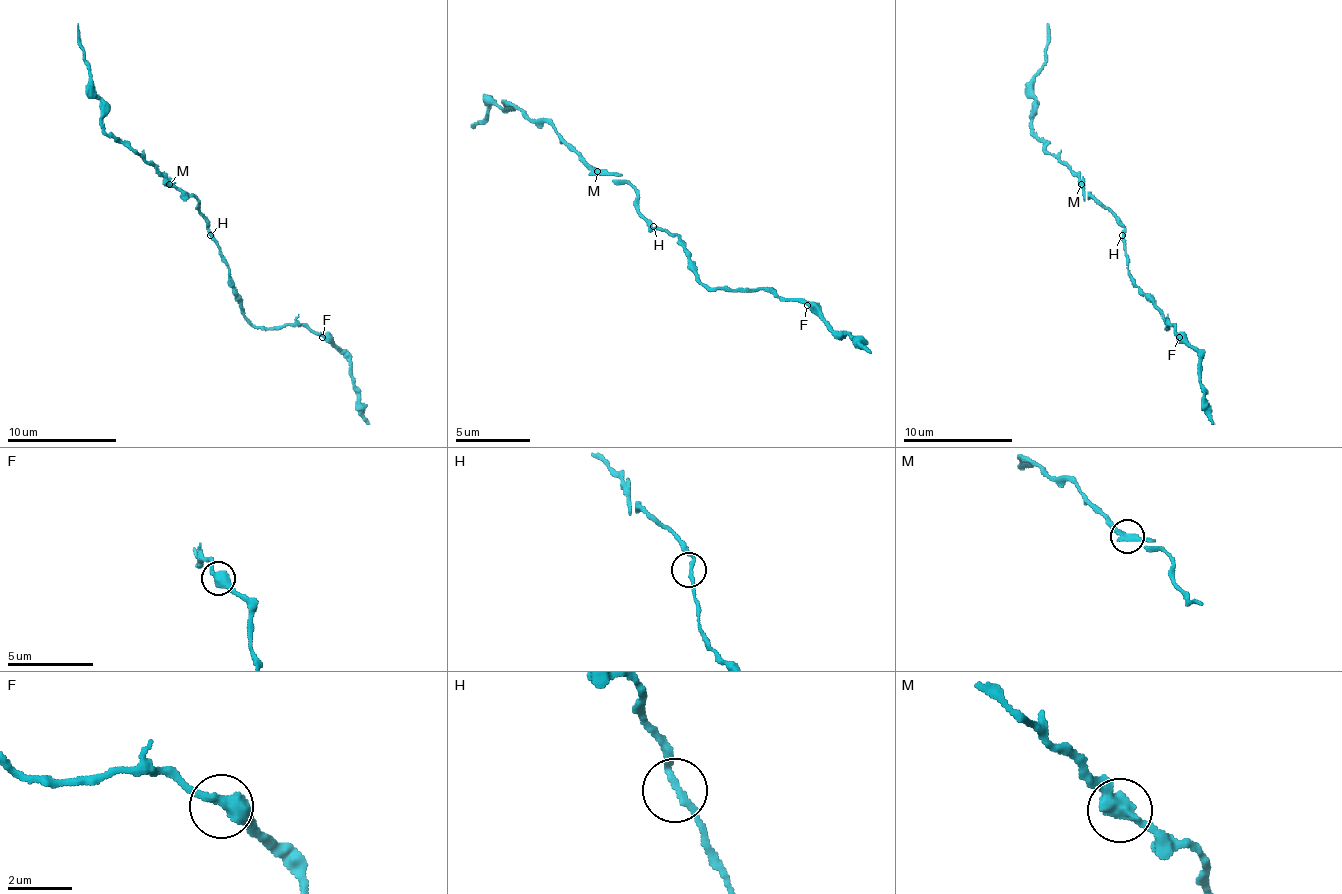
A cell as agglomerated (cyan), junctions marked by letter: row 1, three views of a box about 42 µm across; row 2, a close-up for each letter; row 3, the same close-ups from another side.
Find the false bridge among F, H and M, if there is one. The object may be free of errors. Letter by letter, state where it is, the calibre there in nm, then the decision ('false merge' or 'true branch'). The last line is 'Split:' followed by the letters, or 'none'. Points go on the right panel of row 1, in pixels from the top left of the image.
F: (1179, 337) | 440 nm | true branch
H: (1122, 235) | 200 nm | true branch
M: (1081, 184) | 400 nm | true branch
Split: none

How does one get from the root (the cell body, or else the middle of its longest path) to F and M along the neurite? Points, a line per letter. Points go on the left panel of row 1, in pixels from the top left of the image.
F: (213, 235), (218, 254), (229, 271), (229, 287), (243, 315), (254, 326), (267, 328), (308, 326), (322, 337)
M: (213, 235), (210, 224), (199, 210), (199, 202), (191, 194), (169, 183)

